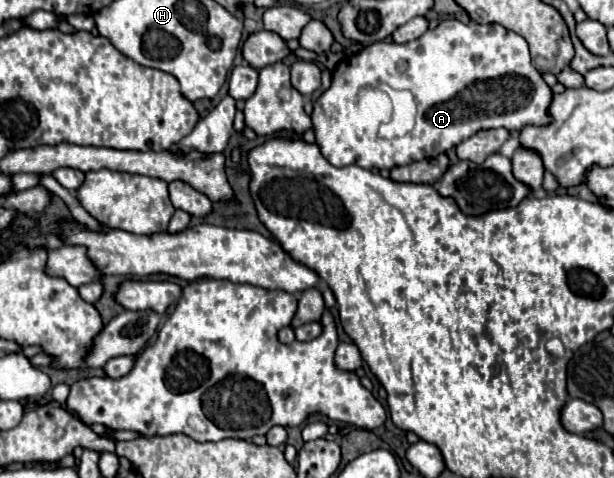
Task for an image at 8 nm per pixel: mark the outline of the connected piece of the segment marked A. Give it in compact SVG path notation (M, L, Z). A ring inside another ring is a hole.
M452 18L440 22L434 30L428 30L418 40L406 44L374 42L362 52L342 60L332 74L330 88L316 98L310 118L314 124L316 144L332 166L358 164L366 170L390 170L394 166L406 166L444 154L478 130L500 126L520 130L528 124L544 126L550 122L546 114L550 100L552 92L542 80L540 72L532 66L528 42L520 34L506 30L500 24L462 24L460 20ZM504 76L520 76L528 82L500 82L498 114L498 82L492 80L500 80Z

